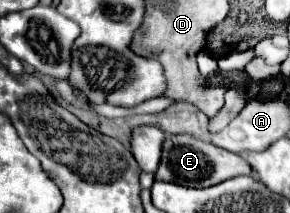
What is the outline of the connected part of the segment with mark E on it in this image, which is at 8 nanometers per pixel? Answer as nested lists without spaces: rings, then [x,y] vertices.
[[[168,135],[162,145],[162,159],[154,175],[156,181],[168,181],[182,187],[212,187],[236,175],[252,175],[250,165],[236,153],[220,149],[212,143],[194,139],[190,135]]]

